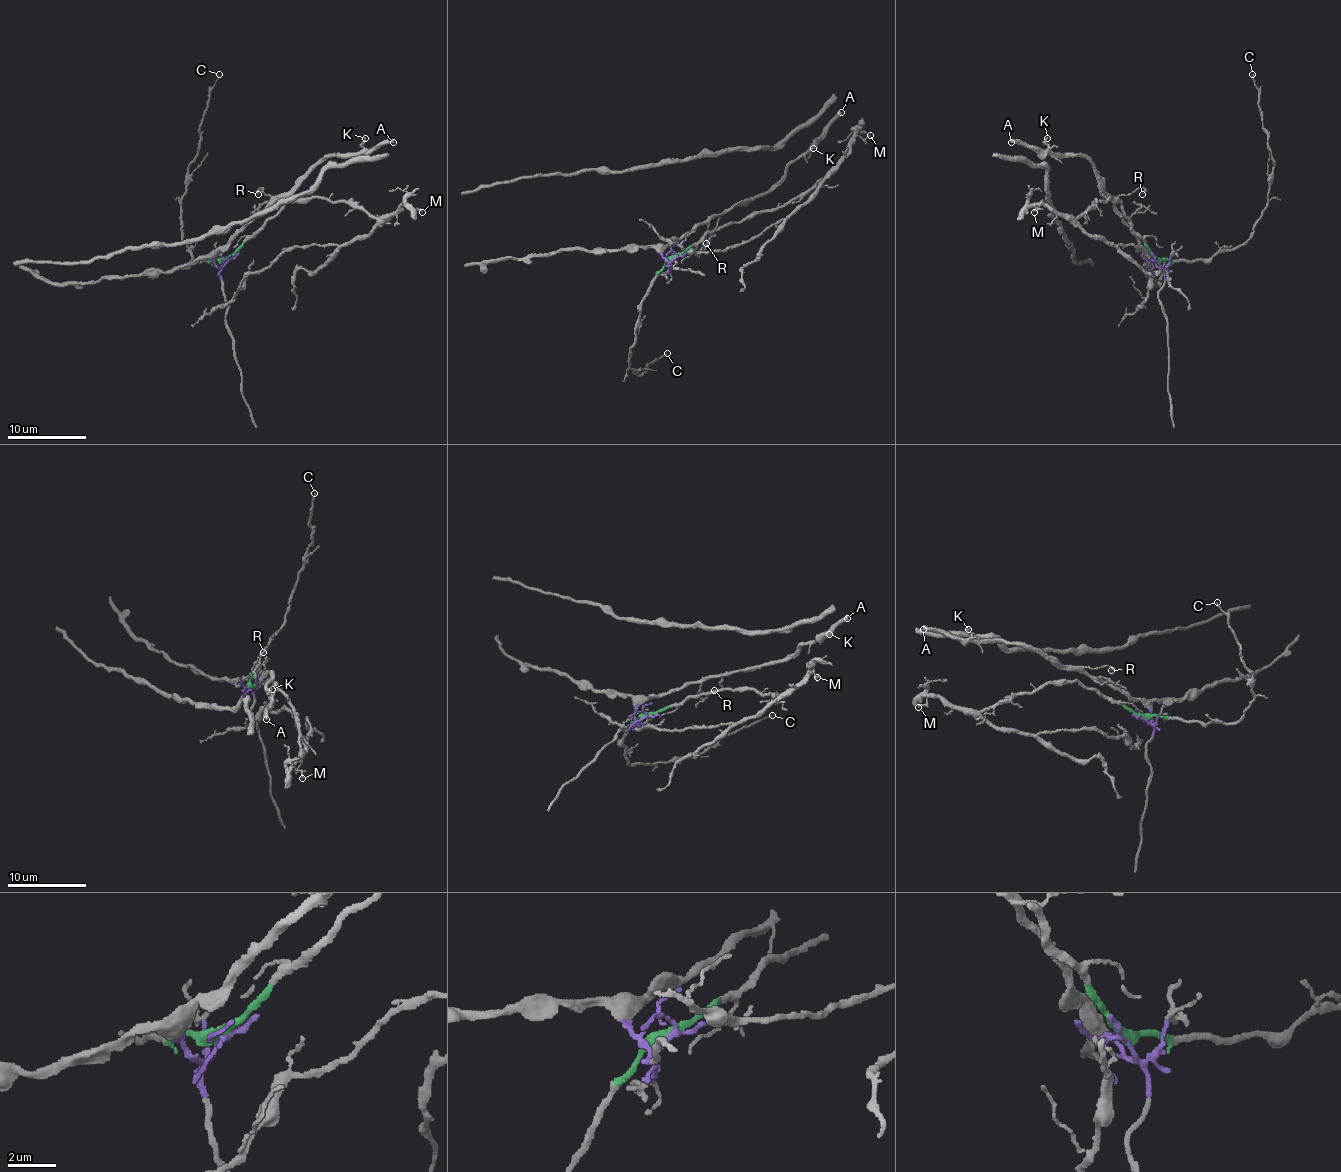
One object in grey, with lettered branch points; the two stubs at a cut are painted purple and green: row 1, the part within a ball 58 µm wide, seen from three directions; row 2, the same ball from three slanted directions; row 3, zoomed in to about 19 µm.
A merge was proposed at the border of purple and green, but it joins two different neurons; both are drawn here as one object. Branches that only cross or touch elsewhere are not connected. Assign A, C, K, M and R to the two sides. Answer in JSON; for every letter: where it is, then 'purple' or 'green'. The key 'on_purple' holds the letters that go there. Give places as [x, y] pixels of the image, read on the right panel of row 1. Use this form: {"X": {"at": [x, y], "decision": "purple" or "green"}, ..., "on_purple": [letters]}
{"A": {"at": [1011, 142], "decision": "purple"}, "C": {"at": [1252, 74], "decision": "green"}, "K": {"at": [1047, 138], "decision": "purple"}, "M": {"at": [1034, 212], "decision": "green"}, "R": {"at": [1142, 194], "decision": "purple"}, "on_purple": ["A", "K", "R"]}

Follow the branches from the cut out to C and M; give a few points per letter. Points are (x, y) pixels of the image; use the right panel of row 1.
C: (1156, 259), (1211, 259), (1222, 251), (1238, 247), (1250, 236), (1268, 202), (1273, 163), (1252, 75)
M: (1156, 259), (1120, 202), (1109, 198), (1075, 218), (1064, 218), (1042, 204), (1034, 204), (1034, 212)

